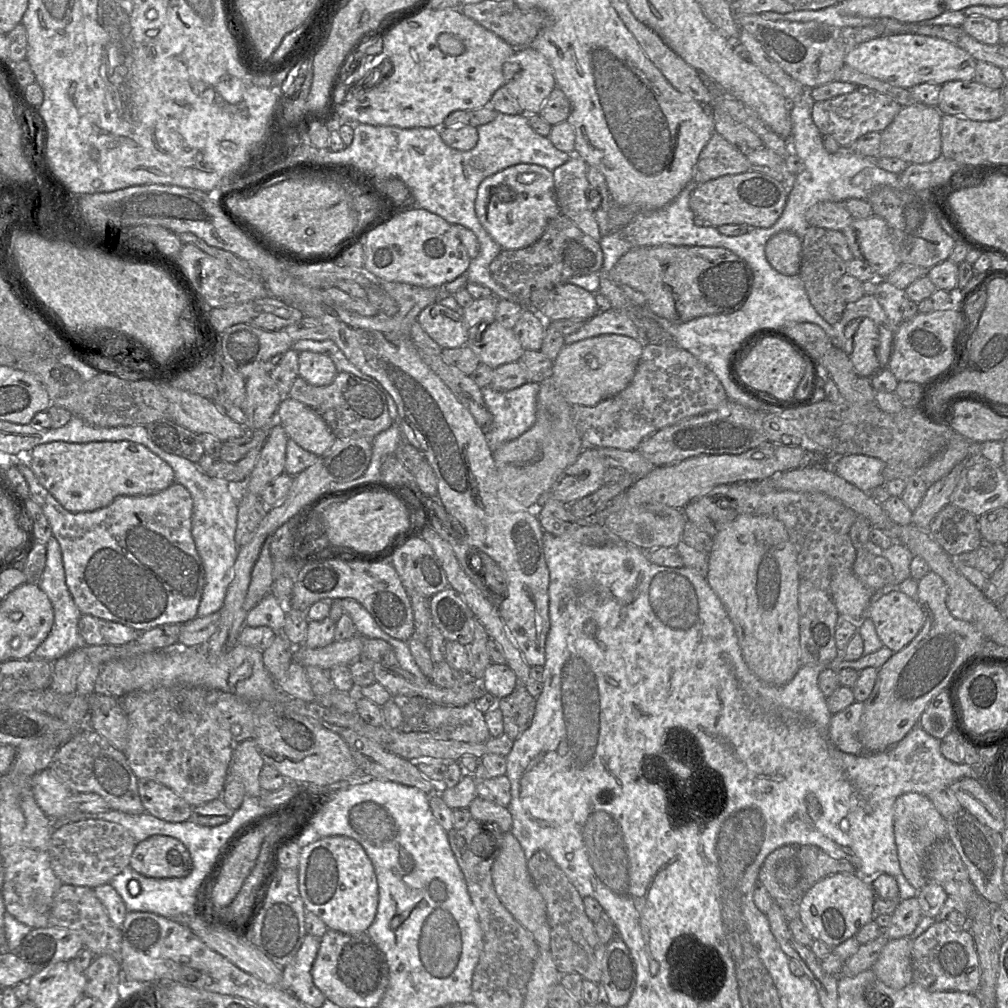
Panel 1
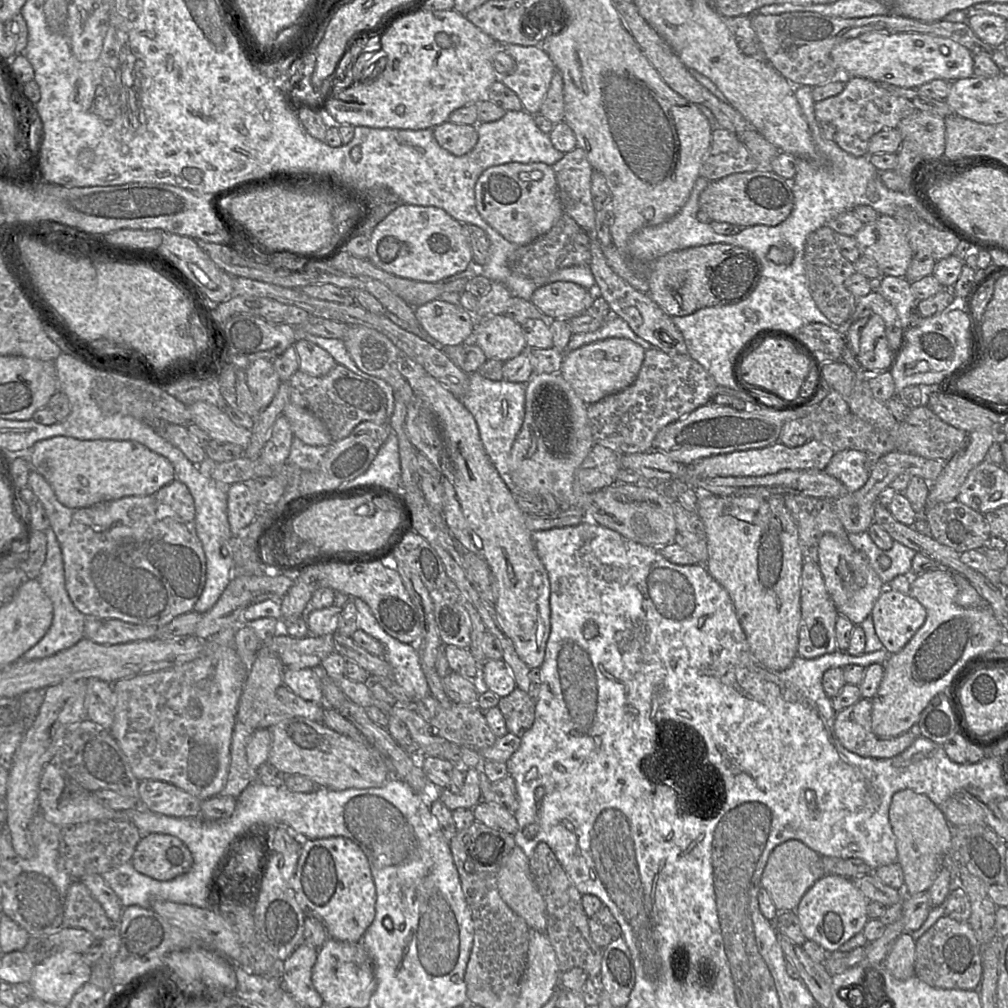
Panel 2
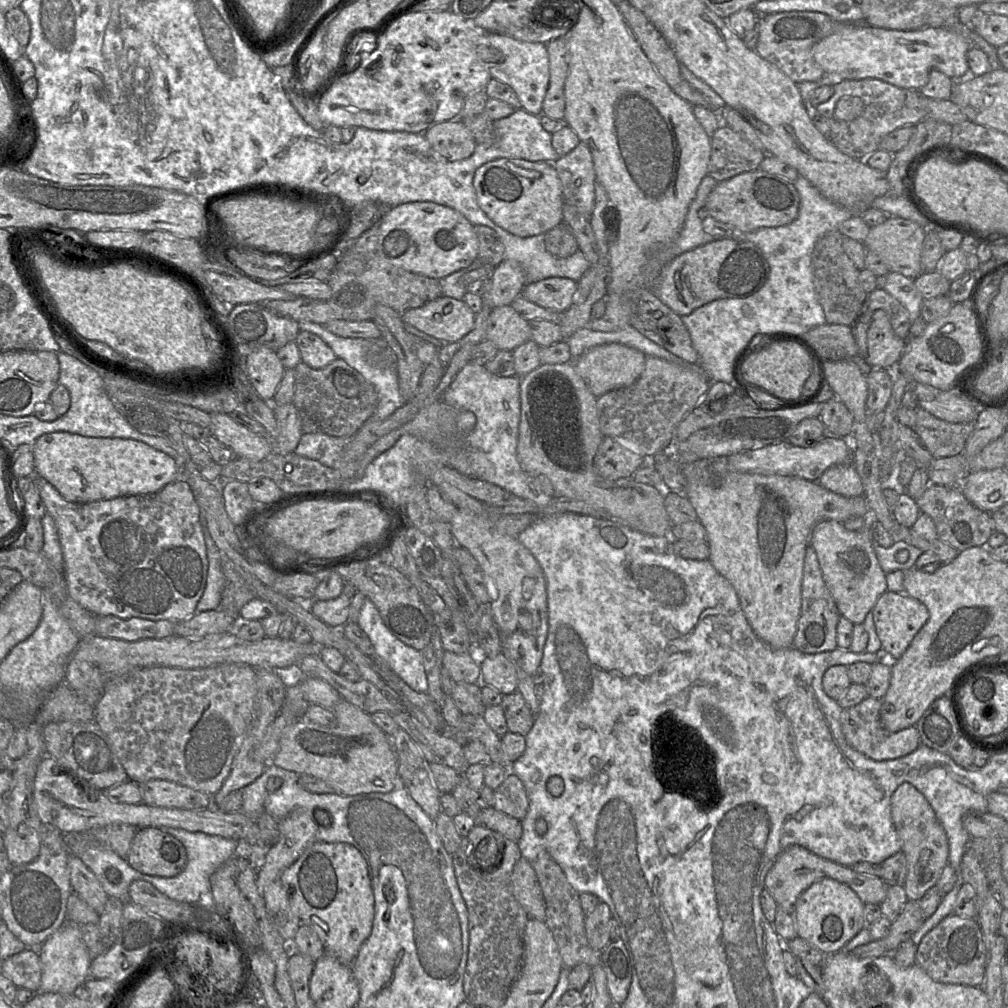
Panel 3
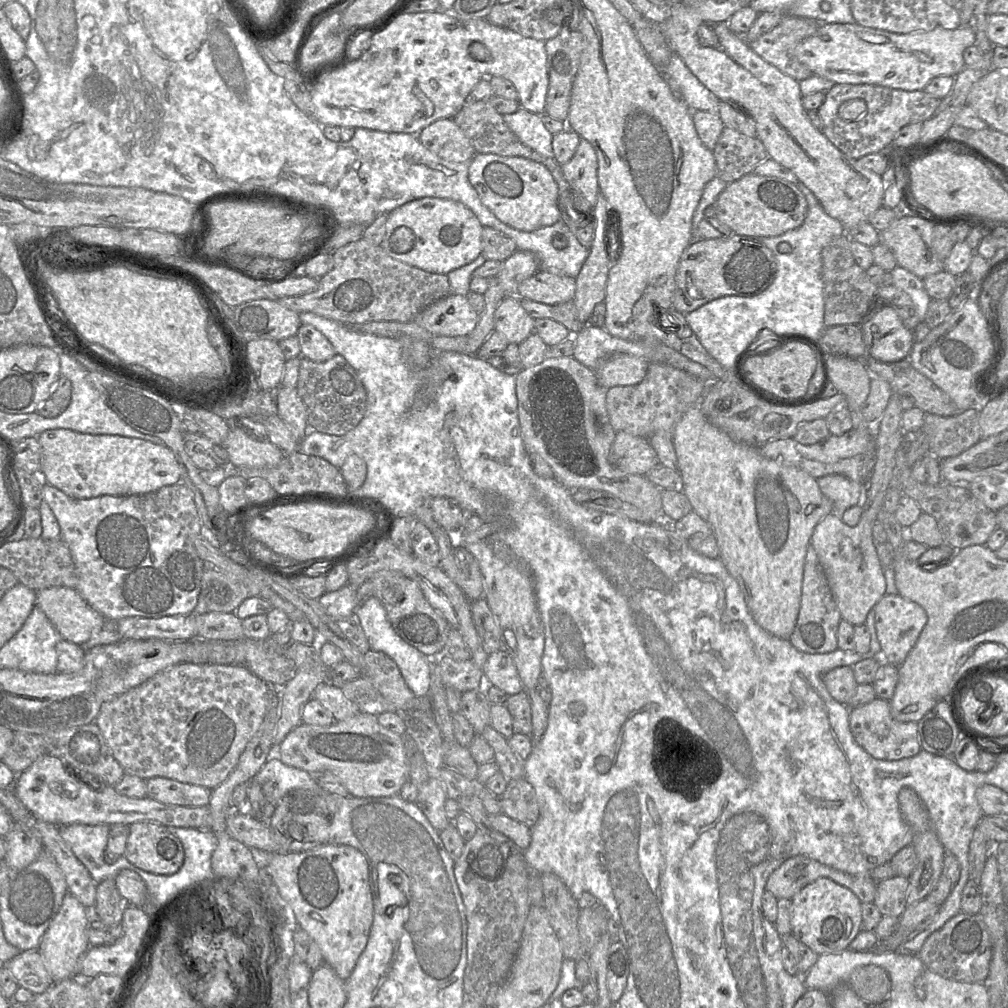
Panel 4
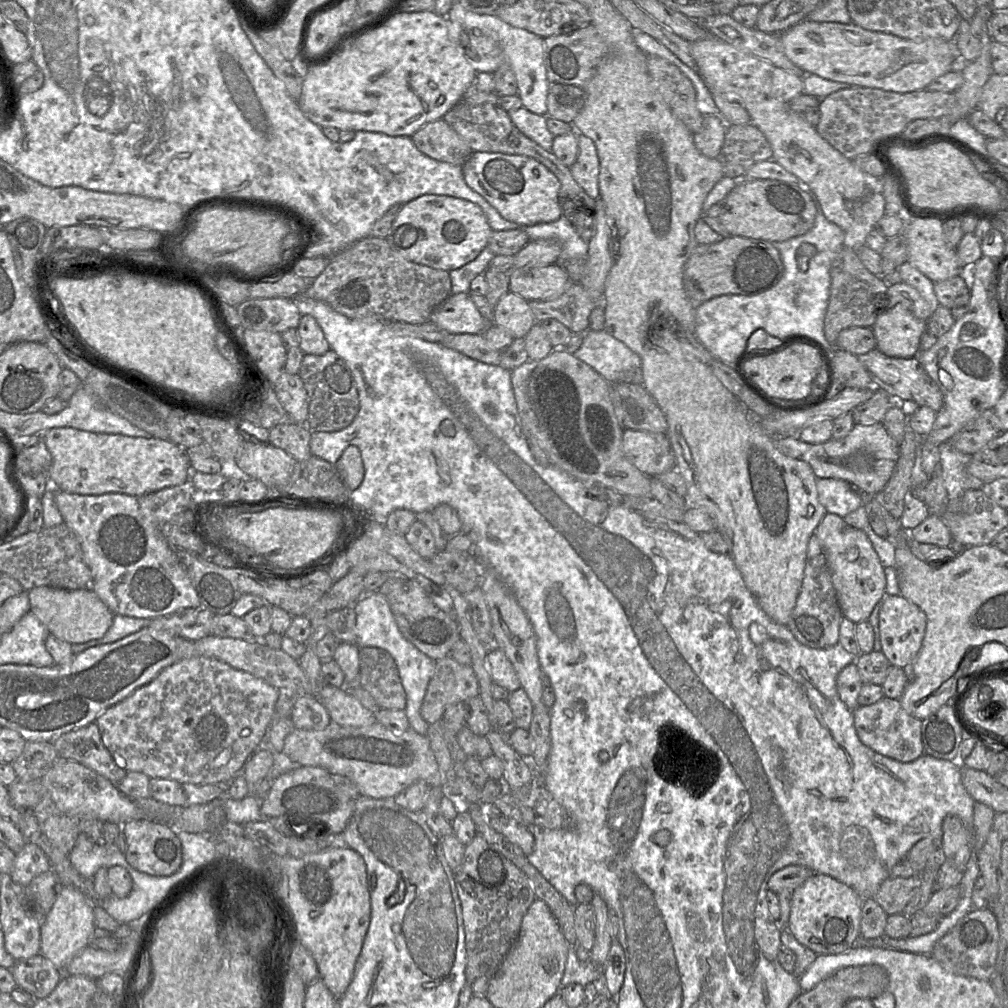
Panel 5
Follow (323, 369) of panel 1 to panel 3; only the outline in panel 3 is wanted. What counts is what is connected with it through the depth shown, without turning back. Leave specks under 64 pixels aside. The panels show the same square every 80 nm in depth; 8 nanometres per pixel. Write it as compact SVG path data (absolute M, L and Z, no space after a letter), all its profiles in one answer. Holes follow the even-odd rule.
M300 330L295 341L301 361L311 368L323 368L337 358L331 347L312 332Z

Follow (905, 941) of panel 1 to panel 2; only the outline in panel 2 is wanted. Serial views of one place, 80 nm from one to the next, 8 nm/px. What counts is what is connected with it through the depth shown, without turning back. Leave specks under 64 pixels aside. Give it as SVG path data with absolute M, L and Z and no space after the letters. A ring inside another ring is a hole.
M902 933L893 943L882 964L899 980L906 980L915 975L916 944L910 933Z

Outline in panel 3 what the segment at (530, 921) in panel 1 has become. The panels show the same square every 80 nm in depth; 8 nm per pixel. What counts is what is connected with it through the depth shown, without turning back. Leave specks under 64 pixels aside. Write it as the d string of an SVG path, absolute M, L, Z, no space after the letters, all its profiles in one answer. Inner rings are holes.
M521 857L511 875L511 889L514 897L524 908L529 918L545 922L546 906L544 896L531 863Z

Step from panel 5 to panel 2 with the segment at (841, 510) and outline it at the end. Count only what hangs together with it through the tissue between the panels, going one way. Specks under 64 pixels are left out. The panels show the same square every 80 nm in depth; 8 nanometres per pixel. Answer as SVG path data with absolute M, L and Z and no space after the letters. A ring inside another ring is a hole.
M858 450L835 452L824 471L838 479L849 493L855 492L869 479L870 458L865 452Z

